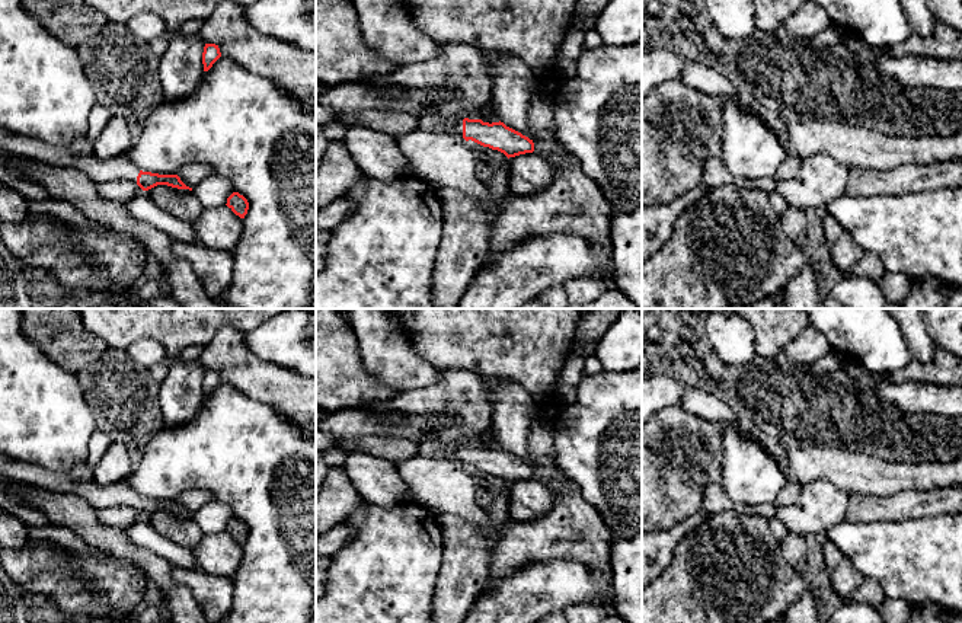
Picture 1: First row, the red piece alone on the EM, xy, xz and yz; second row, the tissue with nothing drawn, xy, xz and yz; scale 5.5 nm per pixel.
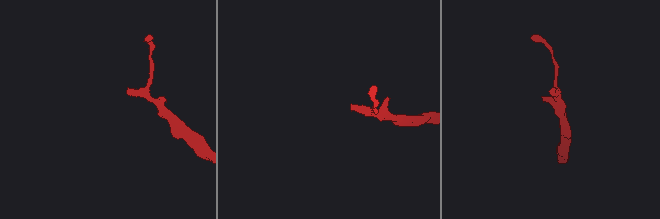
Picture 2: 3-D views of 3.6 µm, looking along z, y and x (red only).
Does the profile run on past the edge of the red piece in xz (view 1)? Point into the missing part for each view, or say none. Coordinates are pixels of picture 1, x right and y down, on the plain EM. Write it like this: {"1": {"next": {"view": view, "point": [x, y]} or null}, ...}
{"1": {"next": {"view": "xz", "point": [435, 447]}}}

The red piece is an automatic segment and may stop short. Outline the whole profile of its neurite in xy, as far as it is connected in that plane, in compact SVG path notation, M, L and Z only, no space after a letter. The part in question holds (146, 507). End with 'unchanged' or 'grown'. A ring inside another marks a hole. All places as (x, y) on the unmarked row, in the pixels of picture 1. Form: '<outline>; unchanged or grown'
M1 451L0 477L31 483L49 492L79 495L95 509L128 505L135 508L143 517L148 517L157 511L192 517L178 501L143 498L122 480L100 486L93 479L73 479L65 470L49 470L32 463L15 461Z; grown

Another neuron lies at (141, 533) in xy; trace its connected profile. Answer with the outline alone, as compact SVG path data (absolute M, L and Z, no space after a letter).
M141 517L135 523L121 530L130 537L132 543L153 550L159 556L164 557L172 566L188 569L196 568L194 549L182 547L163 537L150 525L146 517Z

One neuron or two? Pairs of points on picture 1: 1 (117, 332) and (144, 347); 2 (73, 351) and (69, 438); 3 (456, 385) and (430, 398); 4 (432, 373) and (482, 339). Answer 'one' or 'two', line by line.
1: two
2: two
3: one
4: two

